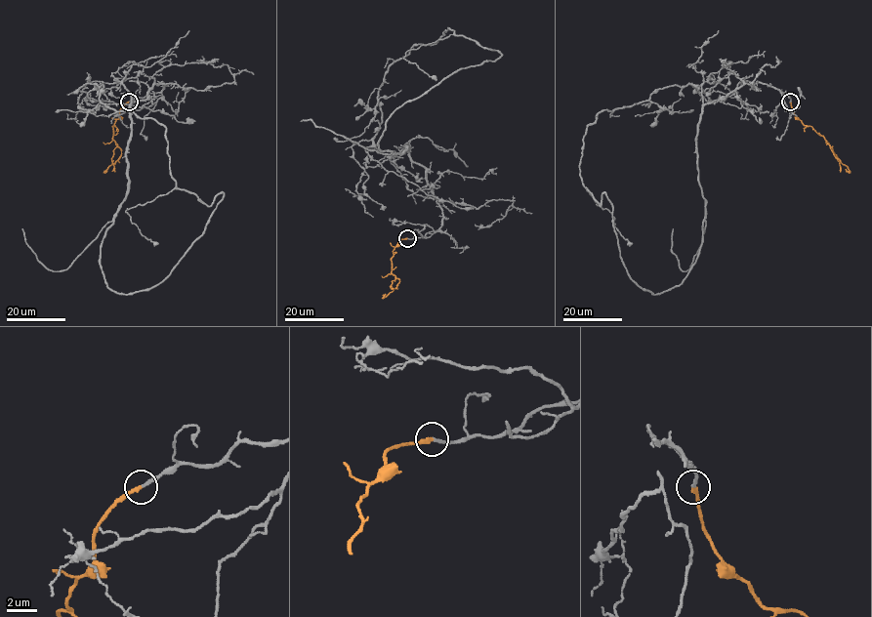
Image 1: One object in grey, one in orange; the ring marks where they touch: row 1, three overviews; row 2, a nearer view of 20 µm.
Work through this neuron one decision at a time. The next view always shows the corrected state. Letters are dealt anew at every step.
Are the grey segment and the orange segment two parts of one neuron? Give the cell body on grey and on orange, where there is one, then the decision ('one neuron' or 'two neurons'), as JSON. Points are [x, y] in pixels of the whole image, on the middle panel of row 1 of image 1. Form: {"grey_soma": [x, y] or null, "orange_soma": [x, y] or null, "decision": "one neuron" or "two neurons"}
{"grey_soma": null, "orange_soma": null, "decision": "one neuron"}

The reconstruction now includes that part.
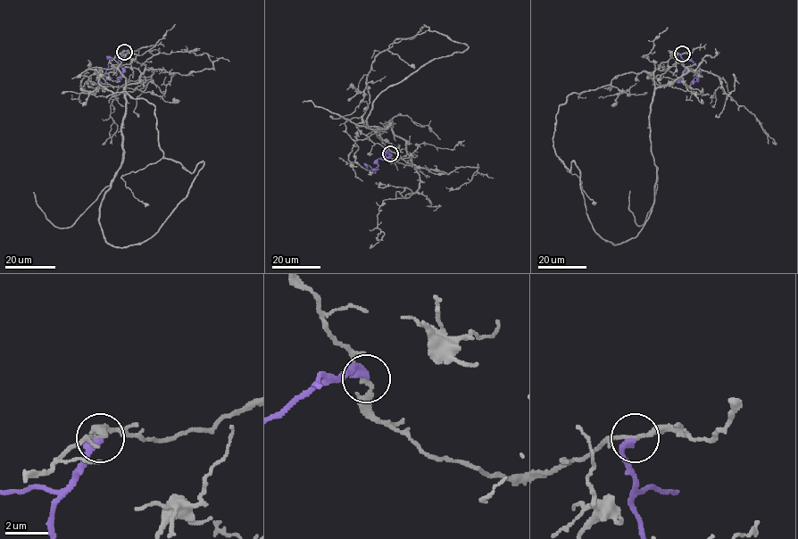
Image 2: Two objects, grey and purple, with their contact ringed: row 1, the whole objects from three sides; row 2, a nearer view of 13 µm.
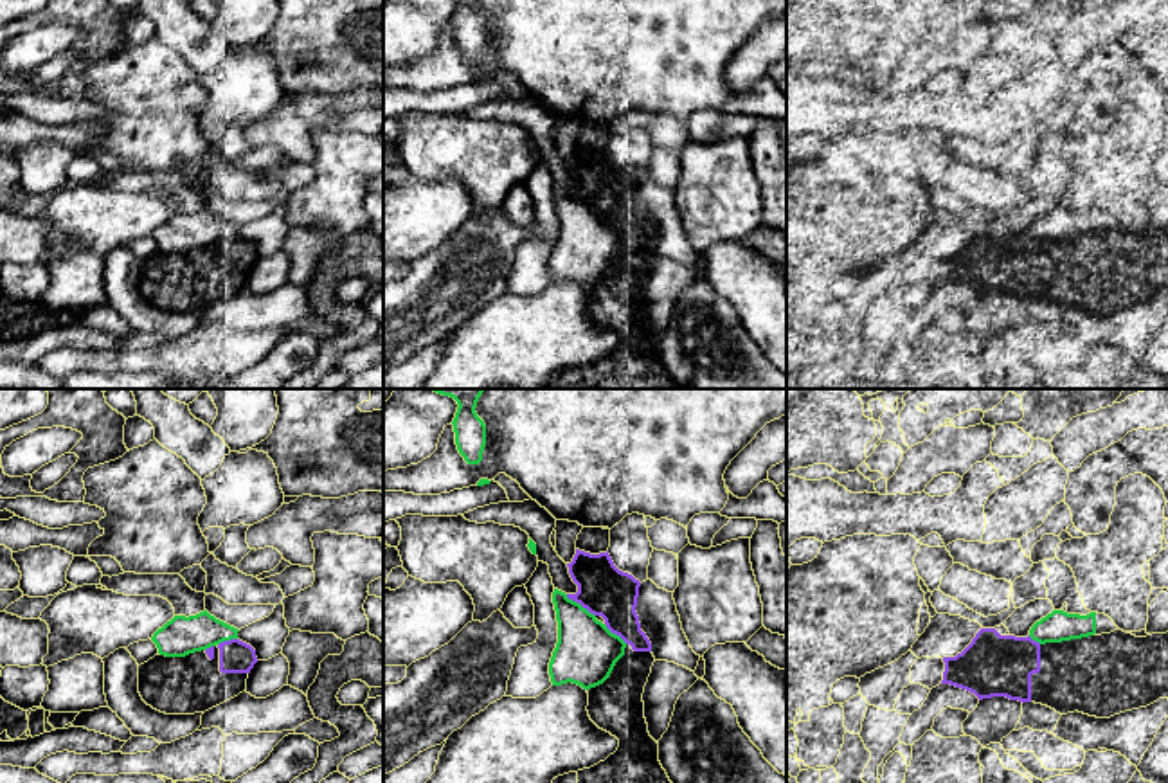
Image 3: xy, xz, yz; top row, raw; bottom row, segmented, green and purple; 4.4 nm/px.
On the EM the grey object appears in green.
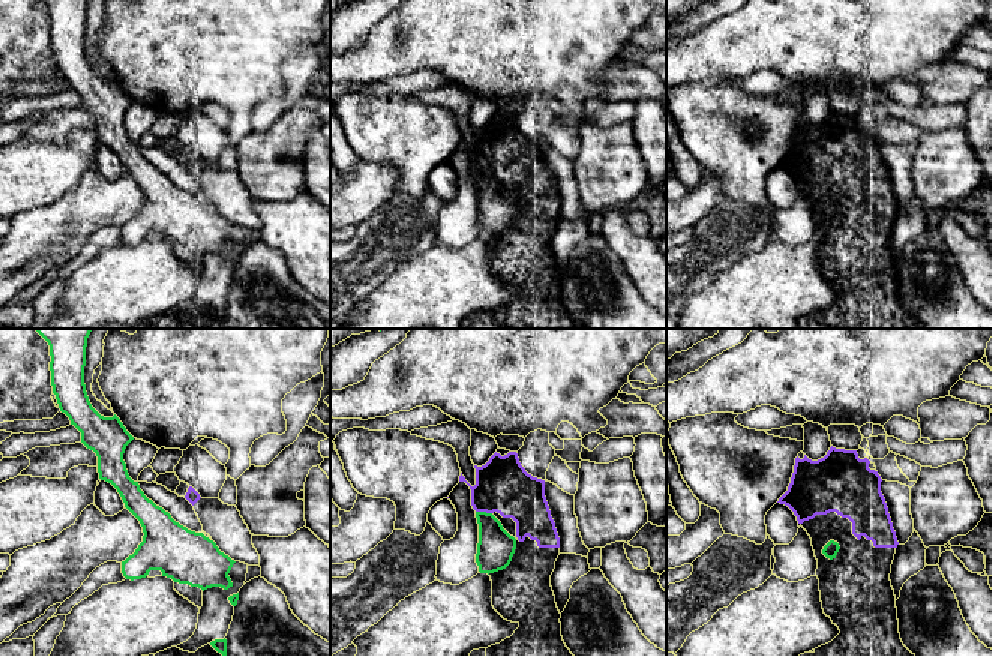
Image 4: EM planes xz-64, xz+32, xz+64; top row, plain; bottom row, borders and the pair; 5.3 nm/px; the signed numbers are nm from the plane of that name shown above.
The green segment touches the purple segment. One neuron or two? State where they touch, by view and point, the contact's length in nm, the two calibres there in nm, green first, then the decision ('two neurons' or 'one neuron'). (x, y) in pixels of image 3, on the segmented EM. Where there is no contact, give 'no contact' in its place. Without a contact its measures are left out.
xz (578, 603) | 170 nm | 280/220 nm | two neurons

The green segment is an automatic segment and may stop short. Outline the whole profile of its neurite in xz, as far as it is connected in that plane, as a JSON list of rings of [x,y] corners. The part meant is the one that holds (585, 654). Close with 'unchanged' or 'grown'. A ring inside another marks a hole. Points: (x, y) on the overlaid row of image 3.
[[[554,589],[553,603],[558,621],[558,643],[549,662],[553,686],[572,682],[590,689],[603,684],[624,655],[626,643],[565,592]]] | unchanged

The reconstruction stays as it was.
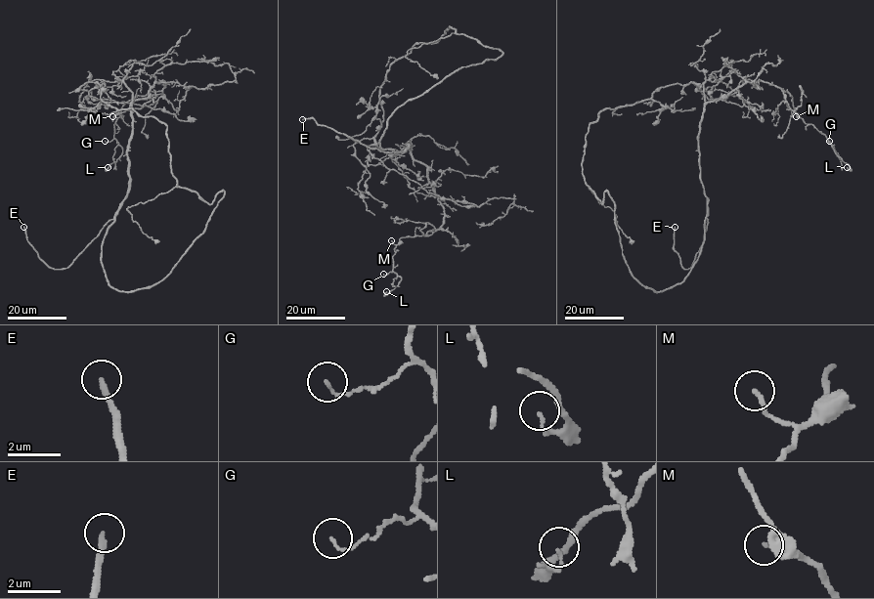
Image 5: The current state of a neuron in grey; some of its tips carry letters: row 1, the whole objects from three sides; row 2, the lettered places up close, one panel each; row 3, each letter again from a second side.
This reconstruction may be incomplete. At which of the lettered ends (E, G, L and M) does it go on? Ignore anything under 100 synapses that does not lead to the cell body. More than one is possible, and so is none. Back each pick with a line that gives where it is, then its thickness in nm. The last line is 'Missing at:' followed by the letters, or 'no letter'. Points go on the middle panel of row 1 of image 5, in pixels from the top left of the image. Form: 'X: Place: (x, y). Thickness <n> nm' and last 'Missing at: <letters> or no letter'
E: Place: (302, 119). Thickness 220 nm
Missing at: E

